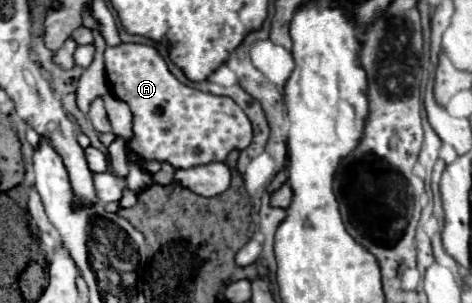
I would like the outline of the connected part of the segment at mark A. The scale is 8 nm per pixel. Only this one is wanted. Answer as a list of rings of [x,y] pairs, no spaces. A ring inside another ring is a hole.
[[[119,44],[105,50],[105,70],[111,92],[125,100],[133,112],[133,140],[129,146],[145,160],[169,162],[173,168],[195,168],[201,164],[223,162],[231,150],[243,150],[251,144],[253,132],[247,114],[225,96],[205,94],[181,84],[167,68],[163,56],[145,44]]]

